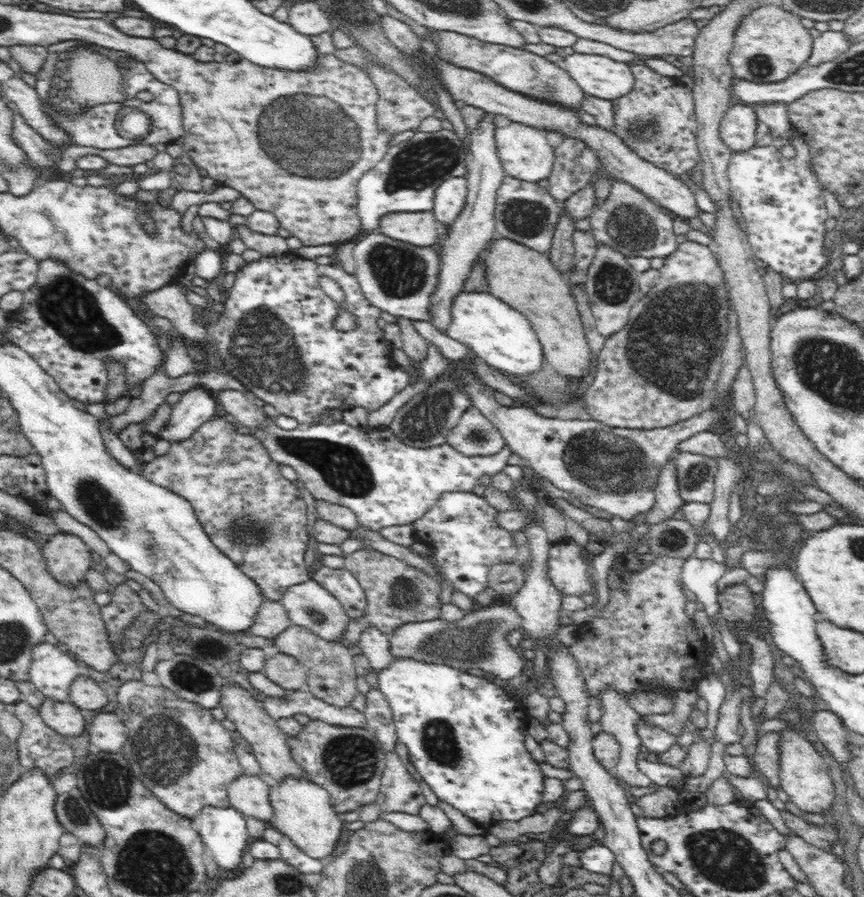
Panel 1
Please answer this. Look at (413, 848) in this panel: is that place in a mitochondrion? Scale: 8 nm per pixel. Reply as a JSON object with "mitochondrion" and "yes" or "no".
{"mitochondrion":"no"}

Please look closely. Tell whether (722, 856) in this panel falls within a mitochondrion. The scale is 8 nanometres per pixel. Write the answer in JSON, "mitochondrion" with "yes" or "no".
{"mitochondrion":"yes"}

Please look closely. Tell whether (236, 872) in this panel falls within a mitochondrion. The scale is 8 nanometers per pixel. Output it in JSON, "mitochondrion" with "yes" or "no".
{"mitochondrion":"no"}

